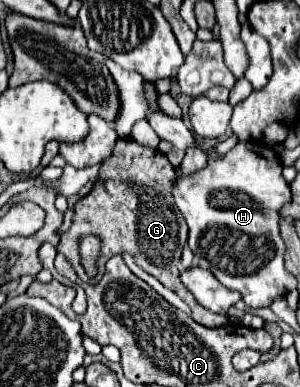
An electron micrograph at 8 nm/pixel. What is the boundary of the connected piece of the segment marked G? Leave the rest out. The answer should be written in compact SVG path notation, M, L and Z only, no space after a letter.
M118 139L110 157L102 161L102 167L98 171L98 181L94 183L92 191L78 199L74 203L74 219L72 227L60 237L58 251L64 253L68 263L74 267L76 275L82 281L88 281L88 275L84 273L80 265L80 257L76 253L76 241L78 235L100 235L102 239L102 255L98 261L98 275L94 281L98 281L104 273L104 265L110 257L120 253L130 253L134 261L144 267L150 275L154 275L164 287L176 291L192 309L192 319L204 327L224 327L228 325L228 319L224 315L214 315L202 305L196 303L194 297L190 297L188 289L180 283L180 271L178 261L182 257L182 249L188 239L188 227L186 221L176 209L174 197L172 197L172 181L174 181L174 167L166 159L164 153L158 149L144 147L136 143L134 139Z

